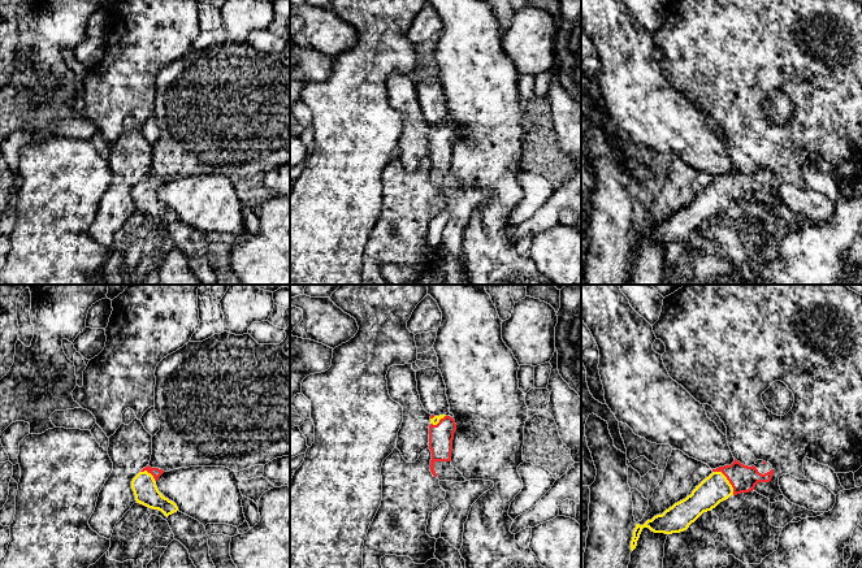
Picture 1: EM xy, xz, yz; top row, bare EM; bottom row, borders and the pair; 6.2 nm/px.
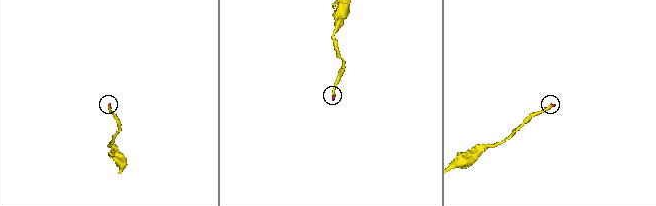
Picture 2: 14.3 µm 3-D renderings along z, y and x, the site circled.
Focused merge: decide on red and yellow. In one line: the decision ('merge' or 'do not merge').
merge

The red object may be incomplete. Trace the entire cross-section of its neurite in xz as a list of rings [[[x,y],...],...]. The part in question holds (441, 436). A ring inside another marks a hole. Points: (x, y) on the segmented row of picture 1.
[[[446,415],[430,416],[429,450],[432,451],[430,472],[439,481],[465,482],[463,474],[451,465],[455,420]]]

